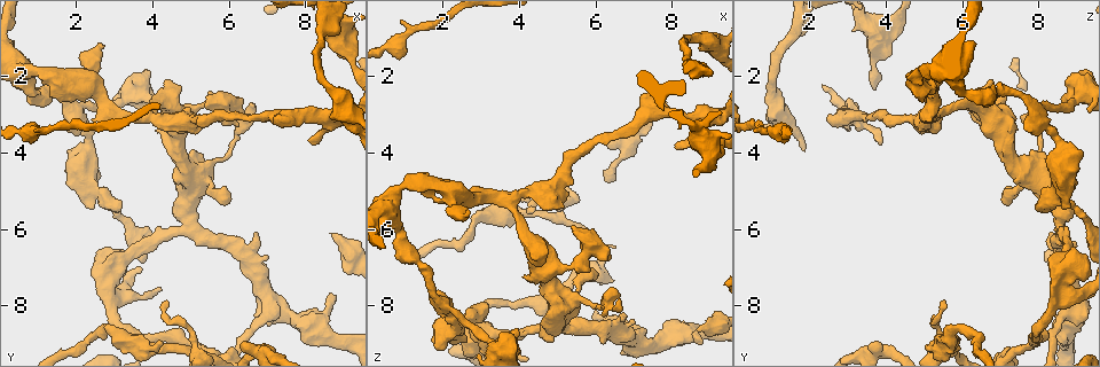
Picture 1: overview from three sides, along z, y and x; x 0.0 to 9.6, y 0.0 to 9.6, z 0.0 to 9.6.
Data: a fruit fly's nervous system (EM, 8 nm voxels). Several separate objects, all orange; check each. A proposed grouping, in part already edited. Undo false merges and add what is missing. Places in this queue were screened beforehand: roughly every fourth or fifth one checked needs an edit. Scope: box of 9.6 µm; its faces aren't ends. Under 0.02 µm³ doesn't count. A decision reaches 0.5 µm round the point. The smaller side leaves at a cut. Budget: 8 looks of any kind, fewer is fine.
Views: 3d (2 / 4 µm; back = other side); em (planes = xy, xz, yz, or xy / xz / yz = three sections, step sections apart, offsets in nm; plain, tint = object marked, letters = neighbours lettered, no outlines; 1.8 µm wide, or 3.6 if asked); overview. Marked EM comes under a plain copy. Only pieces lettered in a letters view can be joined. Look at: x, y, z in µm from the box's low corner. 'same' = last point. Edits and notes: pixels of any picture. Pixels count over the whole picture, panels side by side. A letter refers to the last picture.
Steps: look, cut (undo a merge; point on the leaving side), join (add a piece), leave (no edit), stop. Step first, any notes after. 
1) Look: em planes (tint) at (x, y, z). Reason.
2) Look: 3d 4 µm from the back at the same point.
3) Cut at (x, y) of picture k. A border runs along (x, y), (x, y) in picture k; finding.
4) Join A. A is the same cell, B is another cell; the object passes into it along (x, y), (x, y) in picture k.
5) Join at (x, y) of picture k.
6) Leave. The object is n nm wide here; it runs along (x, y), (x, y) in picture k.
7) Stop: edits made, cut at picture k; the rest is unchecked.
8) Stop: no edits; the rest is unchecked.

Look: 3d 2 µm at (4.85, 5.90, 8.60). Arms part here.

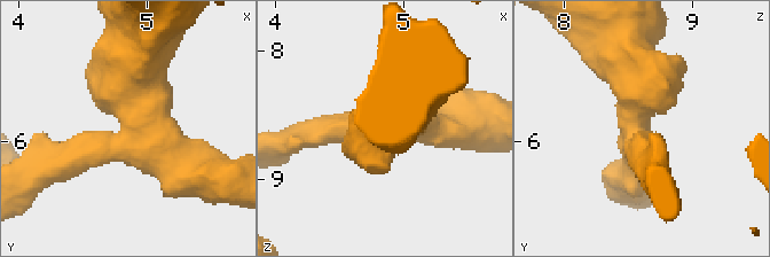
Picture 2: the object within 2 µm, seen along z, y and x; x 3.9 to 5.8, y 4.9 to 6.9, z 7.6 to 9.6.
Look: em planes (tint) at (4.88, 5.88, 8.58). Need the tissue.

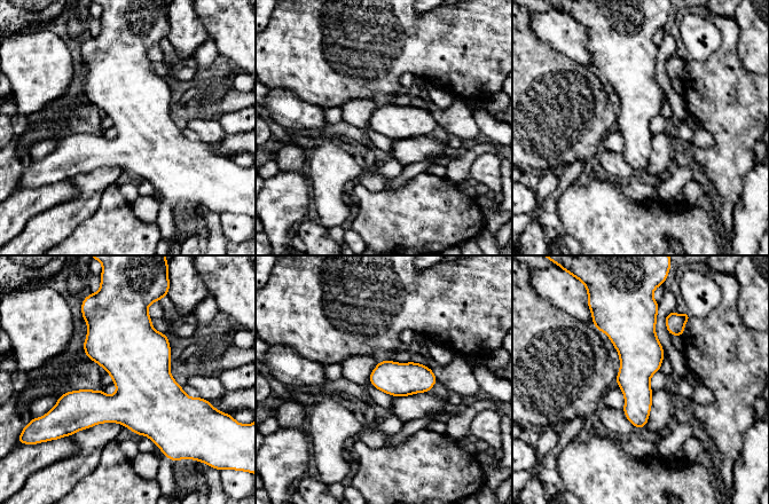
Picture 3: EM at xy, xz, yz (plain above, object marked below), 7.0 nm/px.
Look: em planes (letters) at the same point.

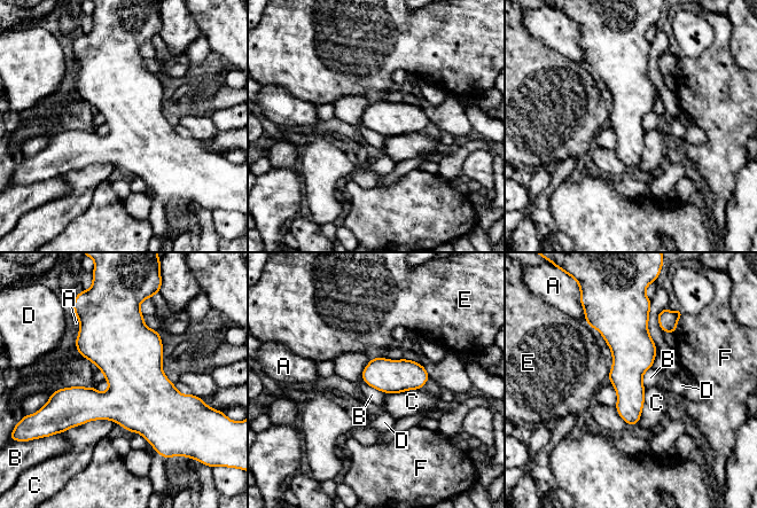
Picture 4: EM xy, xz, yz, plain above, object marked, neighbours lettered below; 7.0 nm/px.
Leave. The object is 240 nm wide here; A, B, C, D, E and F are other cells; all the same neuron.

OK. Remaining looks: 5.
Look: em planes (letters) at (6.75, 6.10, 8.40). Free end.

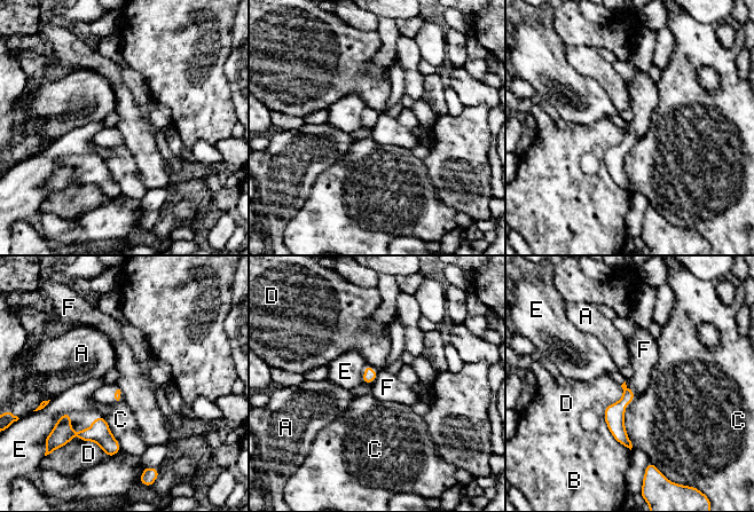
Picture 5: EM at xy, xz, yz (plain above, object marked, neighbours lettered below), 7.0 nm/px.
Leave. A, B, C, D, E and F are other cells; a border runs along (625, 381), (634, 392) in picture 5; none of them fits.

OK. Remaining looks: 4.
Look: em xz step 8 (tint) at (8.65, 6.10, 8.70). An open end.

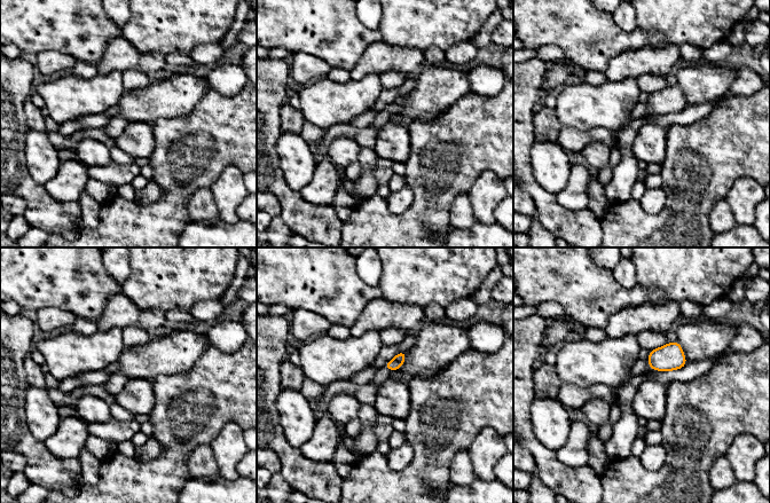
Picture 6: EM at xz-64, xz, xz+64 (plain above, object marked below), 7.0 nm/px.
Look: em planes (letters) at the same point.

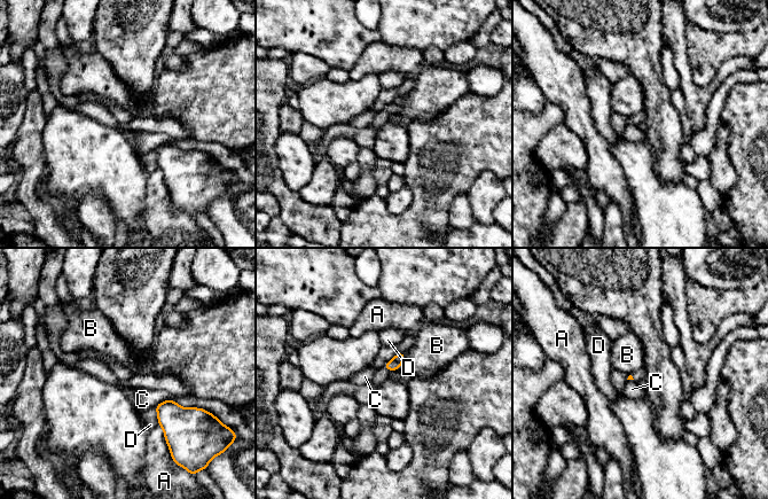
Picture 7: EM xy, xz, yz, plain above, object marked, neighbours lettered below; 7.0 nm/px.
Leave. A, B, C and D are other cells; a border runs along (406, 351), (404, 363), (392, 371) in picture 7; no lettered piece goes on from it.

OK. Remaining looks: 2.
Stop: no edits; the rest is unchecked.

